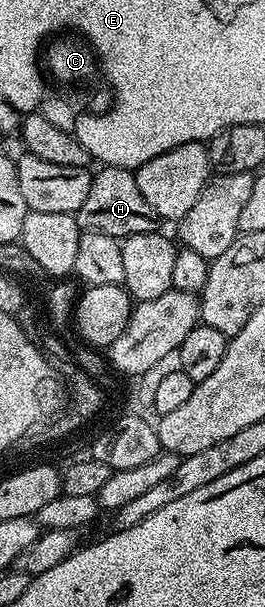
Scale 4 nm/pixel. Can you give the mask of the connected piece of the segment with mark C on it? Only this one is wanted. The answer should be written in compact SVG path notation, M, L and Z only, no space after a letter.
M57 25L57 29L49 29L49 33L37 41L33 61L43 66L37 73L37 81L41 81L41 89L48 99L24 109L20 113L22 121L38 113L51 119L55 127L66 129L78 141L81 138L79 127L85 117L110 117L113 109L117 109L117 88L106 82L103 71L105 57L101 57L101 49L97 49L93 37L89 37L81 25Z

